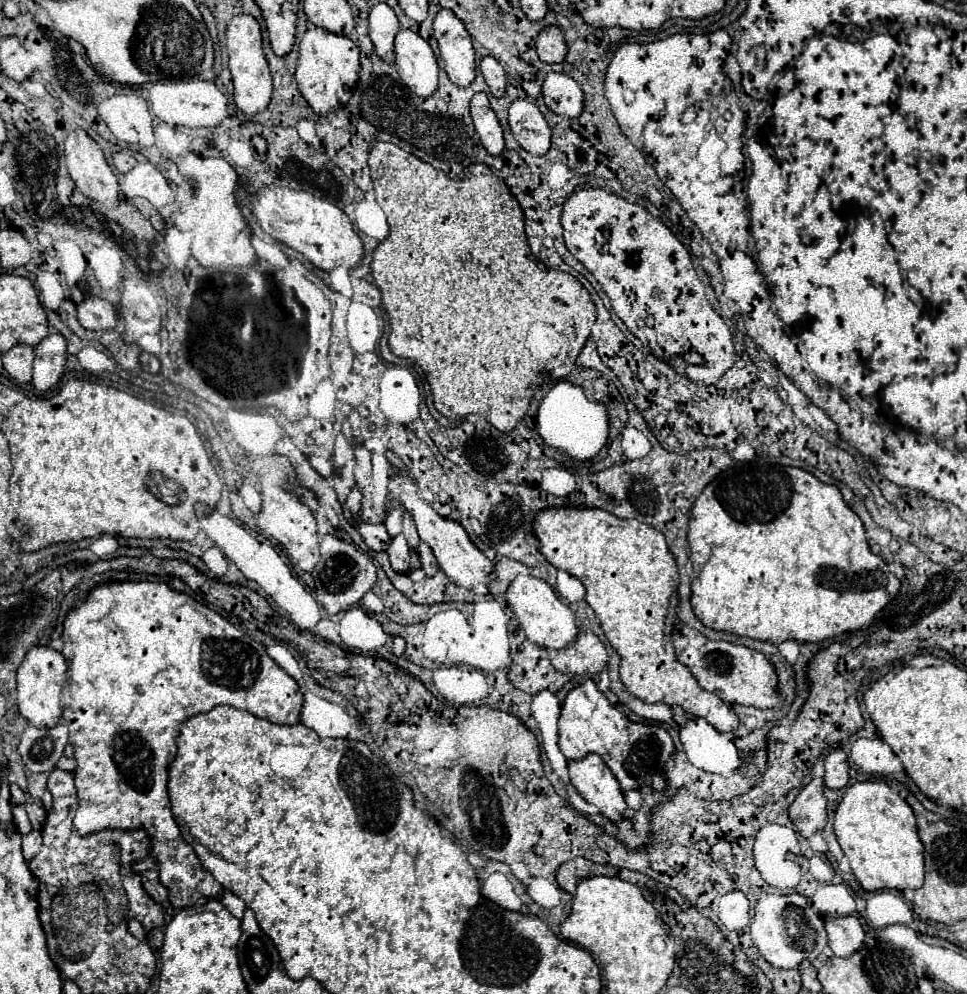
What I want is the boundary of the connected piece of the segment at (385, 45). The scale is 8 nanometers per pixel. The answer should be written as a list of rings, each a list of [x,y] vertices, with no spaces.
[[[375,3],[371,13],[369,13],[369,37],[375,45],[375,53],[389,61],[389,57],[393,59],[393,39],[399,31],[399,21],[393,13],[393,9],[385,3]]]

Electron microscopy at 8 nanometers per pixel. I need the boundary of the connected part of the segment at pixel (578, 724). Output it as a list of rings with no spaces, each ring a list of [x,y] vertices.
[[[589,679],[583,685],[571,689],[561,705],[559,749],[569,761],[579,759],[587,753],[597,753],[615,773],[623,791],[647,791],[663,787],[663,769],[665,763],[671,759],[673,741],[665,725],[629,721]]]

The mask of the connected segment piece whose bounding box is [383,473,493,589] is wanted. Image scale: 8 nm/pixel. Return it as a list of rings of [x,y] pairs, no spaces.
[[[393,473],[391,481],[389,481],[389,499],[387,499],[387,505],[385,505],[383,513],[389,511],[393,503],[399,503],[401,509],[411,515],[411,519],[417,525],[417,533],[419,533],[421,541],[427,543],[433,549],[433,553],[437,557],[437,563],[441,565],[441,569],[445,571],[445,575],[451,581],[455,581],[457,585],[461,585],[465,589],[473,589],[475,585],[487,585],[491,581],[491,577],[493,577],[493,565],[485,557],[485,553],[473,545],[473,541],[469,539],[465,527],[461,523],[453,521],[453,519],[443,519],[429,503],[425,503],[417,495],[415,481],[409,479],[403,473]]]

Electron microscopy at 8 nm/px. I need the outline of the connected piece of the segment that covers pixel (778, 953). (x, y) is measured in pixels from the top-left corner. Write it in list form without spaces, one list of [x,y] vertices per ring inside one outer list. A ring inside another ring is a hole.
[[[799,893],[763,895],[755,907],[749,933],[753,937],[753,943],[759,955],[773,967],[783,967],[783,969],[799,967],[803,959],[809,959],[809,961],[815,959],[821,953],[821,947],[827,943],[821,915],[815,913],[811,903]]]

